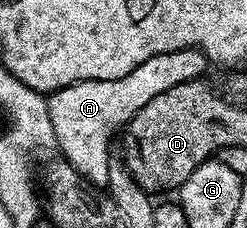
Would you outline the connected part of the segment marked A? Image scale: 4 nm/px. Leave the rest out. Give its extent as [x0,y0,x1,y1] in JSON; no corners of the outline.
[47,47,209,188]

